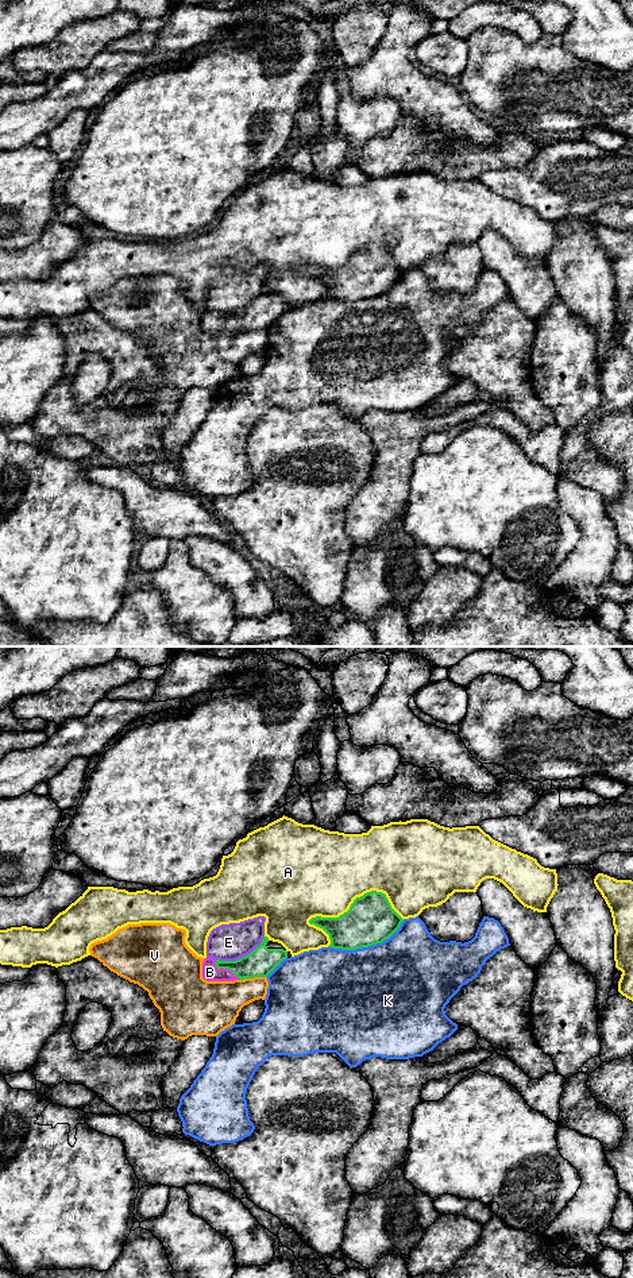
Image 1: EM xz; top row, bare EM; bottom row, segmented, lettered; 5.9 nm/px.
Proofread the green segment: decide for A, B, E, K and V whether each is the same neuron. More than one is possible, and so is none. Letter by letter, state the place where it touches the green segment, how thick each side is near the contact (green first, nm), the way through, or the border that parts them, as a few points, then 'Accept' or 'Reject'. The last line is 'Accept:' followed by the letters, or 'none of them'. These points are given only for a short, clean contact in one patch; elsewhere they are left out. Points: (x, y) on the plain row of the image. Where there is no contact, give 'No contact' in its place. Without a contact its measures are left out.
A: Touches green at xz (356, 250). Thickness 280 nm (green) against 480 nm. Reject
B: Touches green at xz (226, 320). Thickness 170 nm (green) against 100 nm. Path across: xz (262, 313), (244, 320), (226, 320), (209, 324). Accept
E: Touches green at xz (242, 309). Thickness 170 nm (green) against 220 nm. Reject
K: Touches green at xz (367, 298). Thickness 280 nm (green) against 500 nm. Reject
V: Touches green at xz (253, 329). Thickness 170 nm (green) against 260 nm. Reject
Accept: B

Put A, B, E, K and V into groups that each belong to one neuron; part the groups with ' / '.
A / B / E / K / V

